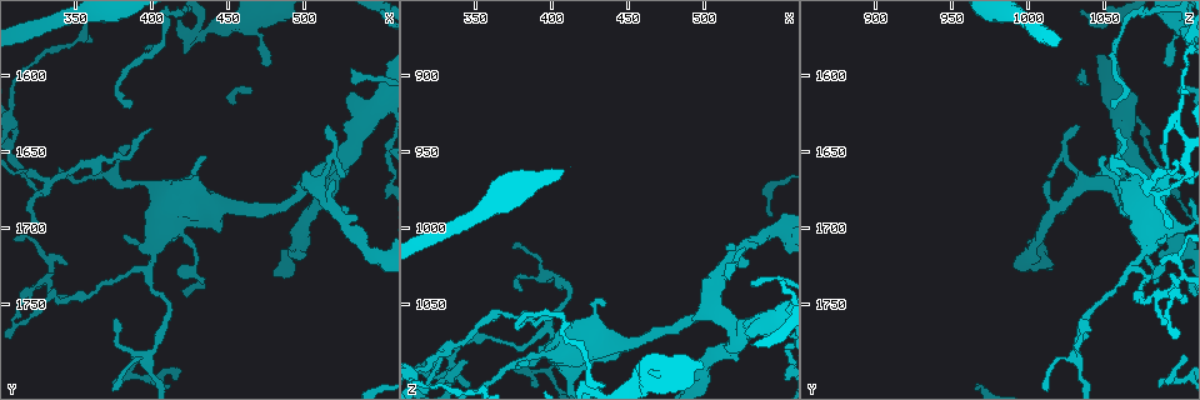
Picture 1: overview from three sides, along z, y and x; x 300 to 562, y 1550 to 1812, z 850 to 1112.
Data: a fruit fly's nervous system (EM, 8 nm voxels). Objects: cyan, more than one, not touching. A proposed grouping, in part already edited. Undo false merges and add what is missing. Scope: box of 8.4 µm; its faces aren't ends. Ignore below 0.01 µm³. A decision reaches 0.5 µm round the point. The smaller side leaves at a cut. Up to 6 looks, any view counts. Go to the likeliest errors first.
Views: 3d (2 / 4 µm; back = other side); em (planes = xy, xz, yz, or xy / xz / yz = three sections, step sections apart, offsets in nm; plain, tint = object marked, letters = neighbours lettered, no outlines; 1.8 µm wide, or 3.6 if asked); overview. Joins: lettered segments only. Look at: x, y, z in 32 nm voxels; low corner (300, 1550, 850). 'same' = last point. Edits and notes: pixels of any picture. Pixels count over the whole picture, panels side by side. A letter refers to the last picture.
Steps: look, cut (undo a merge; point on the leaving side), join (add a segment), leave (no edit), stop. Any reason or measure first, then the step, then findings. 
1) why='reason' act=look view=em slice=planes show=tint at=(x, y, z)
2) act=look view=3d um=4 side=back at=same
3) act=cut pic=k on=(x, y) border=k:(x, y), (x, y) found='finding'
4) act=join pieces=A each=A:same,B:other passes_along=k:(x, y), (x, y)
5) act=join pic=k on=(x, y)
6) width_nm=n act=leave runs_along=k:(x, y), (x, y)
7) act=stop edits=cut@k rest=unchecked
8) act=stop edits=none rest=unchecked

act=look view=em um=3.6 slice=xz step=8 show=tint at=(470, 1568, 1096)

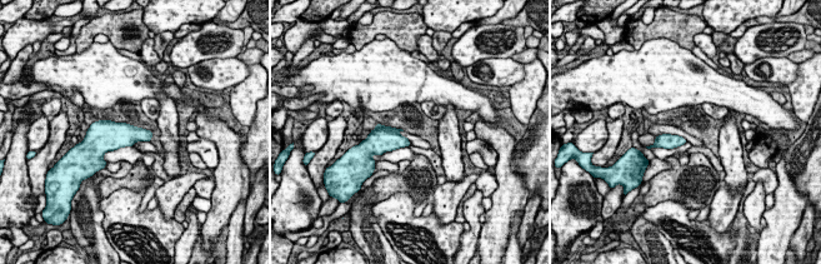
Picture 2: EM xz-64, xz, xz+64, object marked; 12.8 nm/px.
why='cut it another way' act=look view=em um=3.6 slice=planes show=tint at=same

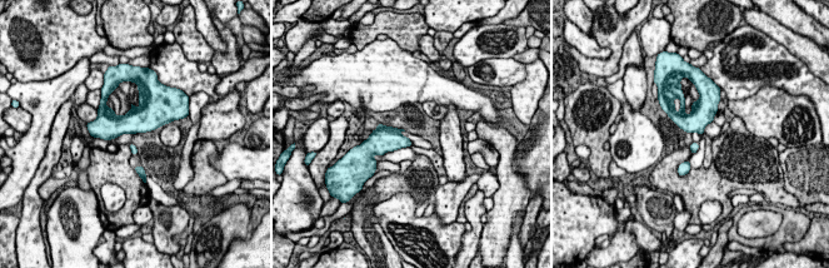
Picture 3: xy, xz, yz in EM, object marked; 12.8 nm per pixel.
why='what lies round it' act=look view=em um=3.6 slice=planes show=letters at=same

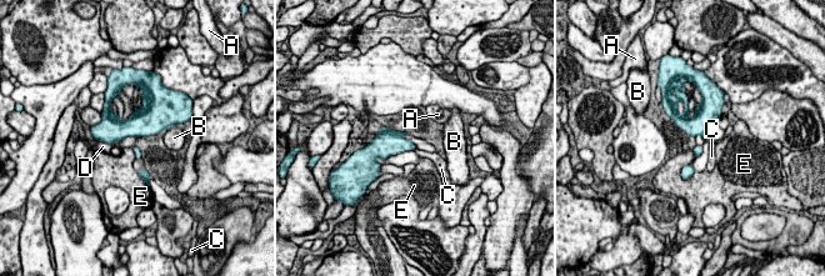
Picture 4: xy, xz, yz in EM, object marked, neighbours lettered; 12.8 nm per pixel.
width_nm=160 act=leave each=A:other,B:other,C:other,D:other,E:other border=4:(138, 136), (98, 141) found='all the same neuron'

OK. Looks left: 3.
why='abrupt turn' act=look view=em slice=planes show=letters at=(332, 1734, 1094)

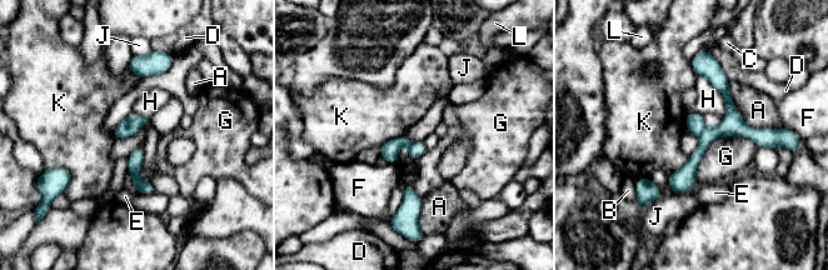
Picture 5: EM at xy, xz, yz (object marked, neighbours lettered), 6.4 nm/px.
width_nm=100 act=leave each=A:other,B:other,C:other,D:other,E:other,F:other,G:other,H:other,J:other,K:other,L:other runs_along=5:(694, 63), (722, 85), (732, 118), (769, 144) found='one neuron here'

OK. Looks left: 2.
why='sharp bend' act=look view=3d um=2 at=(332, 1670, 1078)

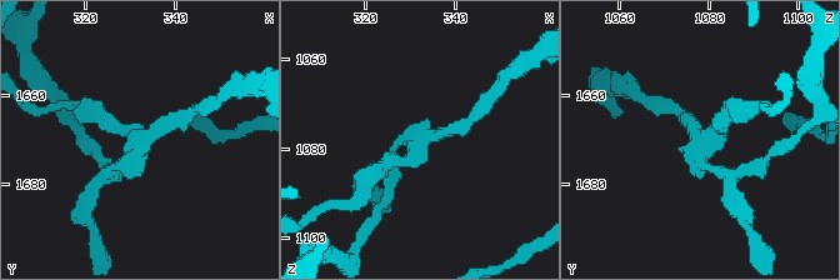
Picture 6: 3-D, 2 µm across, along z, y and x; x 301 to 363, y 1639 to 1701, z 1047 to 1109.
act=look view=em slice=planes show=letters at=(332, 1671, 1078)

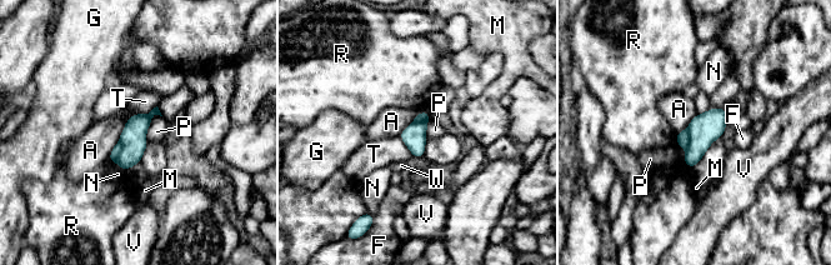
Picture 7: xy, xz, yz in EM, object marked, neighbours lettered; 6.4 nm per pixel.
act=cut pic=7 on=(116, 150) each=A:other,F:other,G:other,M:other,N:other,P:other,R:other,T:other,V:other,W:other border=7:(119, 141), (121, 153), (115, 161) found='a second neuron is stuck on'

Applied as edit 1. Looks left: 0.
act=stop edits=cut@7 rest=unchecked

